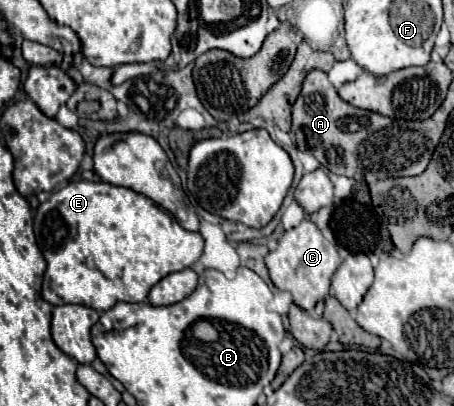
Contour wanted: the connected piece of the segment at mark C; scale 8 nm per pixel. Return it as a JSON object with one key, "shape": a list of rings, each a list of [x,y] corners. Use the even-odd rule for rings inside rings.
{"shape":[[[301,221],[297,227],[285,231],[279,241],[279,247],[265,257],[273,285],[279,291],[287,291],[293,297],[293,303],[303,311],[313,311],[315,303],[329,293],[331,277],[341,265],[339,253],[333,243],[329,243],[321,231],[311,221]]]}

